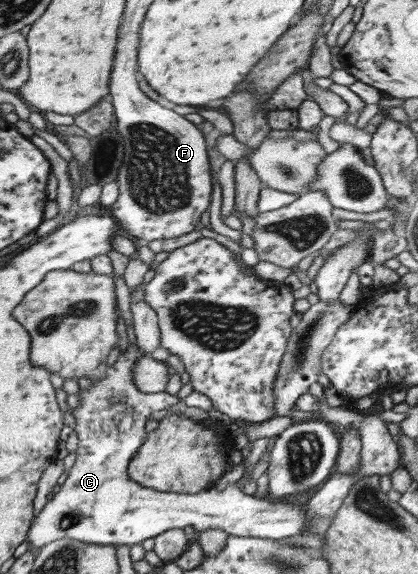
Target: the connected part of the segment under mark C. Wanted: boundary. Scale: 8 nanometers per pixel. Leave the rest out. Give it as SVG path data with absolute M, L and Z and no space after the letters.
M130 343L127 353L120 352L117 362L108 367L107 377L95 381L91 391L79 391L80 404L72 411L77 422L71 425L79 439L77 460L59 492L53 494L32 520L26 538L29 548L36 552L60 538L87 544L131 546L170 528L186 526L192 526L196 534L216 528L228 535L275 540L302 534L310 523L307 506L247 496L236 483L227 484L223 490L213 486L197 494L161 494L129 479L127 468L149 436L145 430L148 416L179 402L165 392L145 394L135 386L132 368L143 356L140 348Z

